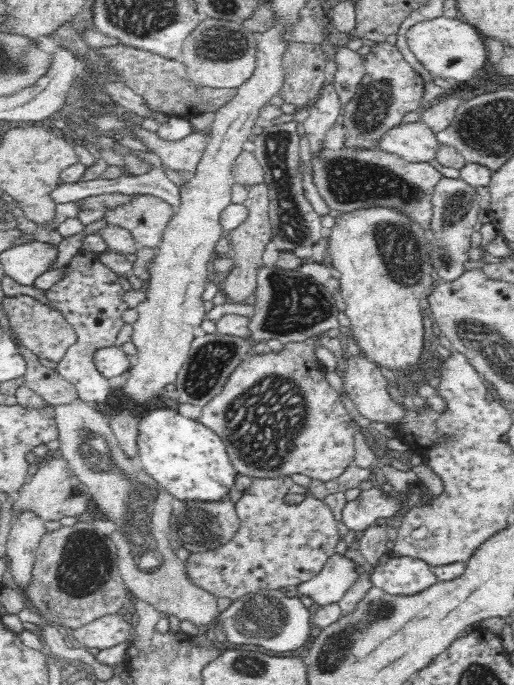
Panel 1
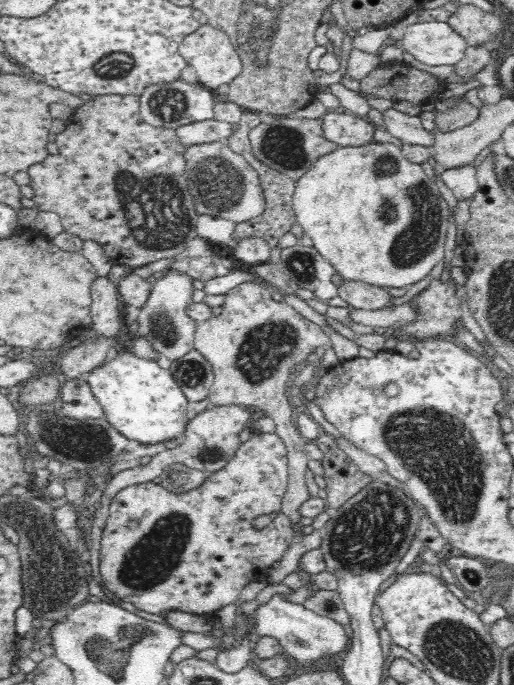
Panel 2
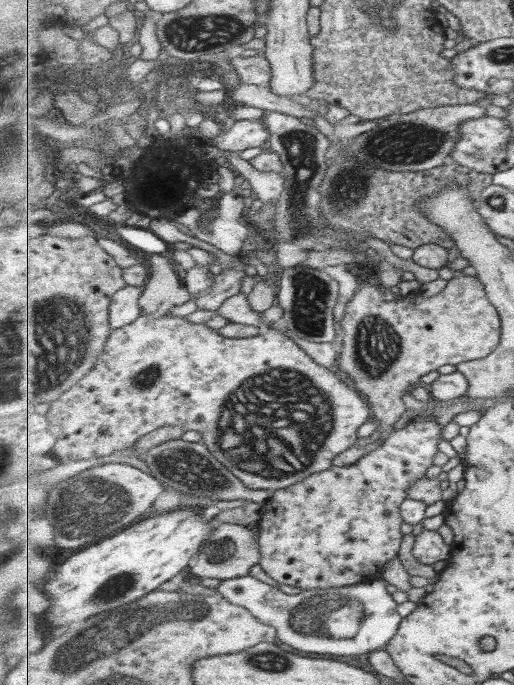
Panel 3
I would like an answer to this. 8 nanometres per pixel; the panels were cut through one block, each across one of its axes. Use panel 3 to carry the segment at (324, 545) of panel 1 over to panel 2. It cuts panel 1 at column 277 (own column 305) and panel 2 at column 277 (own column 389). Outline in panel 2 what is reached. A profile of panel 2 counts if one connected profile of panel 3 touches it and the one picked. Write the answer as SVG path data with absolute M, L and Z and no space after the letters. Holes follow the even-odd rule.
M258 433L243 442L240 450L236 452L236 456L232 458L224 466L209 475L209 477L198 488L193 487L192 490L182 491L180 482L174 476L168 473L167 468L163 469L160 477L162 484L158 485L152 481L134 484L124 487L120 492L114 495L109 506L109 517L107 518L103 533L101 534L101 547L99 550L99 572L101 573L101 581L118 599L125 602L130 602L139 610L144 610L150 614L158 614L165 616L170 610L181 610L188 614L202 615L204 618L215 615L217 611L226 605L236 602L236 598L240 596L242 588L250 582L258 582L258 580L268 580L269 570L272 569L275 562L278 562L288 547L292 544L295 533L292 533L290 526L280 526L282 522L274 522L268 528L252 528L254 520L264 516L264 514L274 514L276 518L282 518L284 522L288 522L289 518L281 512L281 502L286 492L289 479L289 469L287 462L287 453L284 443L280 442L280 438L275 433Z

